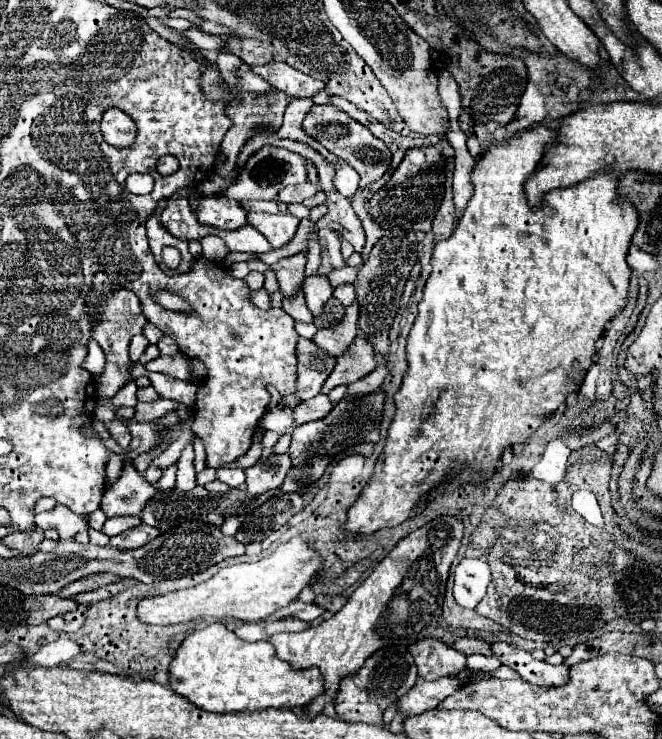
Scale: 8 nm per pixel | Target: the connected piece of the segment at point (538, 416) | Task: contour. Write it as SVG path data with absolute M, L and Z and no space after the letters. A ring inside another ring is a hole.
M539 123L539 125L533 125L529 129L517 131L513 137L509 137L505 141L489 143L487 151L483 151L483 155L477 157L475 169L471 173L471 183L473 183L475 193L469 199L467 209L459 217L451 235L447 239L439 241L435 245L435 251L433 251L433 259L431 259L433 271L427 279L423 299L419 303L419 315L417 315L417 319L411 327L409 339L407 339L409 369L403 377L401 389L395 393L397 411L395 411L393 423L389 427L385 449L377 460L371 480L361 491L355 505L347 511L345 529L371 535L379 529L397 527L405 519L415 517L423 509L419 505L419 501L425 499L425 495L429 493L429 489L435 483L449 477L449 473L453 471L451 469L453 465L461 467L461 473L463 473L461 481L483 481L483 479L487 479L495 471L499 455L503 453L505 447L515 447L515 445L525 443L529 439L529 435L533 435L539 429L545 413L565 409L567 395L579 391L579 387L581 387L581 383L583 383L587 371L589 371L589 365L593 363L595 341L605 331L605 323L609 319L613 319L625 307L627 291L629 291L629 275L631 275L631 269L629 269L625 257L627 257L627 251L629 251L629 245L631 245L631 237L633 237L633 233L637 231L637 225L639 225L637 209L631 201L627 201L627 197L623 197L619 193L621 175L617 171L599 173L599 175L595 175L587 181L575 183L571 187L549 191L547 195L543 195L541 207L533 209L527 203L525 181L527 181L529 175L533 175L537 171L537 165L539 165L541 157L545 155L545 147L553 145L553 143L557 143L557 129Z

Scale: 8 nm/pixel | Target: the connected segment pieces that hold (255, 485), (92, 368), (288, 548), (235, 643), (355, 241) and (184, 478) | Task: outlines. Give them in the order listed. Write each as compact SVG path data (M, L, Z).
M269 451L269 457L267 459L261 459L257 465L249 467L245 471L247 475L247 491L257 497L269 489L275 489L283 483L287 471L291 467L291 461L289 461L289 455L283 453L283 455L275 455Z
M93 339L89 341L89 355L87 355L83 367L85 367L93 377L97 377L97 375L103 373L103 367L105 367L105 353L103 353L101 345L97 345L97 341L93 341Z
M295 535L289 541L281 543L275 553L265 559L229 565L201 585L139 601L137 615L143 623L151 625L171 625L195 617L237 617L241 621L261 621L277 609L297 601L301 589L311 585L321 565L321 553L317 553L317 549L313 549L309 541Z
M211 623L205 629L197 629L181 643L171 661L169 685L193 705L217 713L295 709L309 705L315 697L325 693L323 677L317 667L293 669L275 655L269 641L247 643L223 623Z
M333 195L333 217L323 217L321 227L331 227L347 239L355 251L363 251L365 247L365 231L361 219L355 215L351 201L343 195Z
M193 443L185 447L177 461L177 487L189 491L195 487L195 469L193 469Z

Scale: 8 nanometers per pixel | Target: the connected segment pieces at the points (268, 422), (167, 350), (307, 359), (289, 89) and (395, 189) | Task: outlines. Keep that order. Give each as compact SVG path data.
M283 405L283 407L279 409L279 413L267 413L267 415L263 417L261 427L263 427L263 429L267 429L267 431L281 433L281 435L285 435L285 433L293 431L293 429L295 429L293 409L291 409L291 407L287 407L287 405Z
M165 335L165 337L157 343L157 347L161 349L161 353L163 353L163 355L179 355L179 353L181 353L179 345L177 345L169 335Z
M299 339L297 343L297 399L315 397L329 373L333 371L335 361L325 355L313 341Z
M273 59L263 66L251 66L250 69L271 83L275 89L287 93L289 97L313 97L325 89L325 83L321 83L277 59Z
M435 145L406 151L391 181L367 201L367 211L371 219L385 231L429 231L445 193L445 165L447 157Z

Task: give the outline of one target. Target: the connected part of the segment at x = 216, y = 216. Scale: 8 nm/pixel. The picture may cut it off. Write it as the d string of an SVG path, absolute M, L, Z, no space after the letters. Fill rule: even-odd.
M203 195L199 197L199 202L195 215L205 225L233 230L237 229L237 225L247 223L247 211L243 209L241 201L229 199L225 195Z

